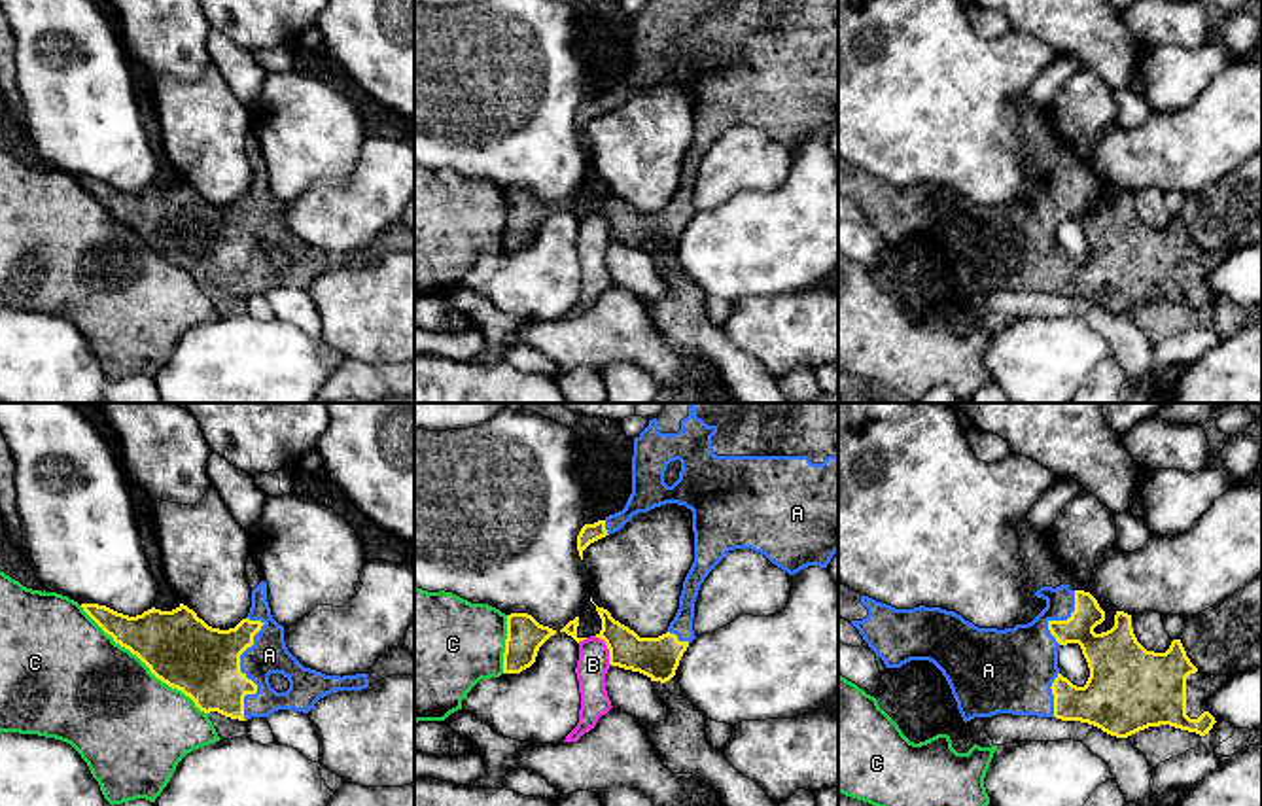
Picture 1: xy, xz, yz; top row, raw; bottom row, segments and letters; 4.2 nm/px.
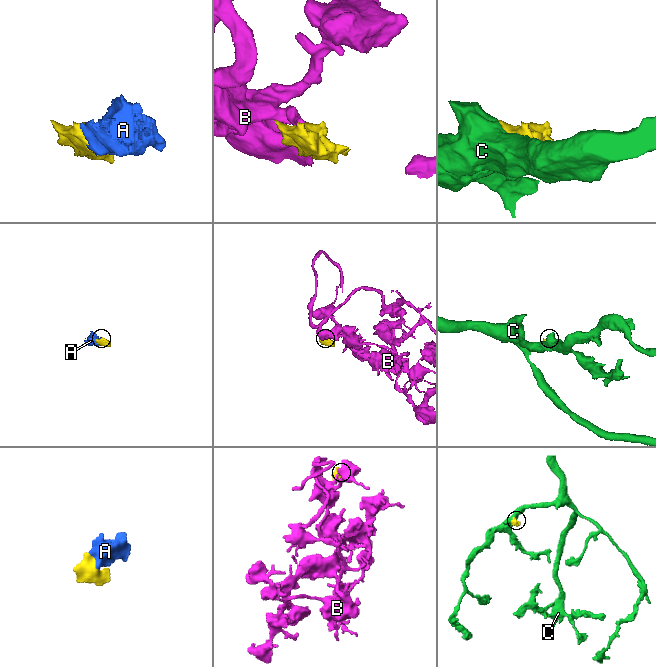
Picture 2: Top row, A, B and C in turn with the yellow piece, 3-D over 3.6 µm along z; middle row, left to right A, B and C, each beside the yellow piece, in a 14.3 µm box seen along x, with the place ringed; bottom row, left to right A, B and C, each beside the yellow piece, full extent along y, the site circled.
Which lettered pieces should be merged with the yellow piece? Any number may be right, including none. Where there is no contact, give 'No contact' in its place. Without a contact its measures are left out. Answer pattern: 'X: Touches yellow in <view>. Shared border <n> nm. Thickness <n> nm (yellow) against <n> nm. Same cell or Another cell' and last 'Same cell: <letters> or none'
A: Touches yellow in xy. Shared border 440 nm. Thickness 300 nm (yellow) against 160 nm. Same cell
B: Touches yellow in xz. Shared border 150 nm. Thickness 180 nm (yellow) against 140 nm. Another cell
C: Touches yellow in xy. Shared border 700 nm. Thickness 320 nm (yellow) against 480 nm. Another cell
Same cell: A

